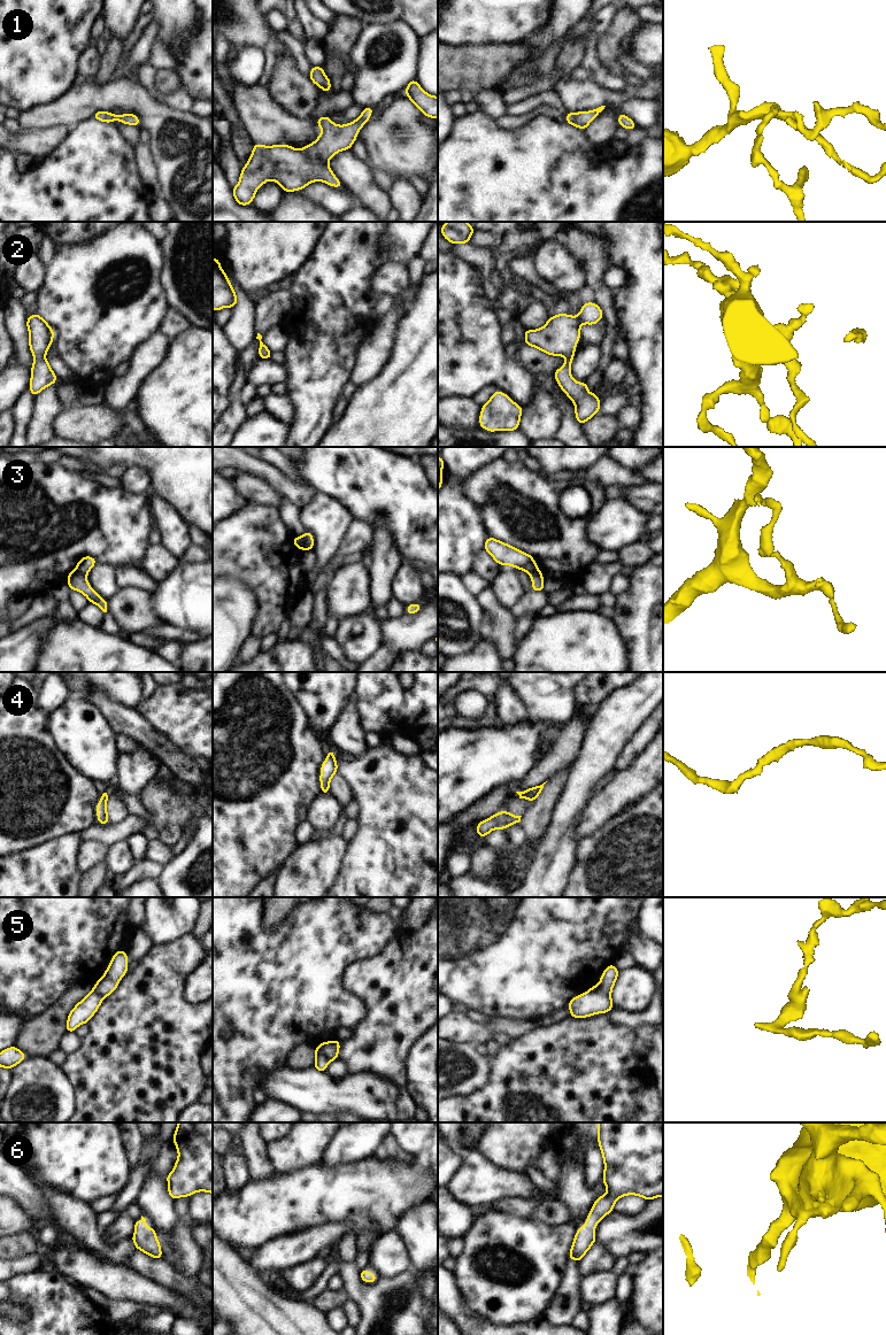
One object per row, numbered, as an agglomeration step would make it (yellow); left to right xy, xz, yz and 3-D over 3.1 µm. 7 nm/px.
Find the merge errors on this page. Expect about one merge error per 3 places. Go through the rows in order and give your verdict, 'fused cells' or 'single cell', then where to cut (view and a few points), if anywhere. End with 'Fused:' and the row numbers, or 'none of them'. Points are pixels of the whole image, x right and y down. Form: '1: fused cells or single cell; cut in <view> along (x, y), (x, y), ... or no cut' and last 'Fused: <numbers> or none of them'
1: single cell; no cut
2: single cell; no cut
3: fused cells; cut in xz along (299, 537), (305, 549)
4: single cell; no cut
5: fused cells; cut in xz along (324, 1042), (320, 1052), (329, 1062)
6: single cell; no cut
Fused: 3, 5

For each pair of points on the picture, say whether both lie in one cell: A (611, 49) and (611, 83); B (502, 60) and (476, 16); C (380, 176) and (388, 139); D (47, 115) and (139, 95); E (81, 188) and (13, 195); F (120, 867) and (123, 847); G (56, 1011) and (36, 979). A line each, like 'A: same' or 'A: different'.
A: different
B: different
C: different
D: same
E: same
F: same
G: different

